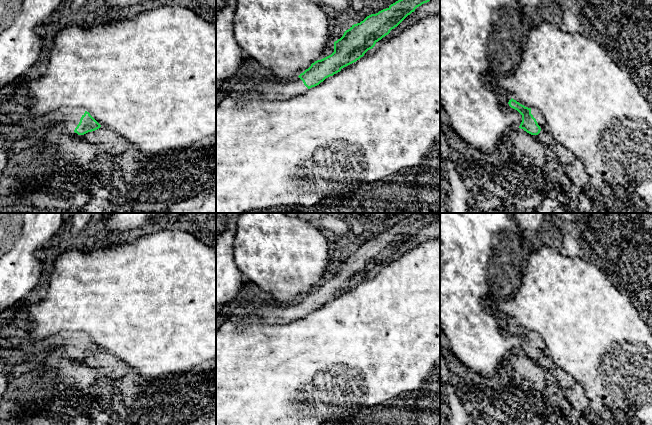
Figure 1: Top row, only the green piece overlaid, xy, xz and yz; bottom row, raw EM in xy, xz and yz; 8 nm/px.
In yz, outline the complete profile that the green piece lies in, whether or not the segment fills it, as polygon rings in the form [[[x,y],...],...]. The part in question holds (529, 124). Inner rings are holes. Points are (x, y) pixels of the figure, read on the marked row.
[[[512,98],[509,100],[508,104],[522,115],[522,122],[519,128],[531,135],[538,135],[541,130],[547,130],[547,123],[540,110],[525,107]]]

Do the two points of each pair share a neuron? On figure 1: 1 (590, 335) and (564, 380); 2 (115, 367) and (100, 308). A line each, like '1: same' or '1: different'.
1: different
2: different

